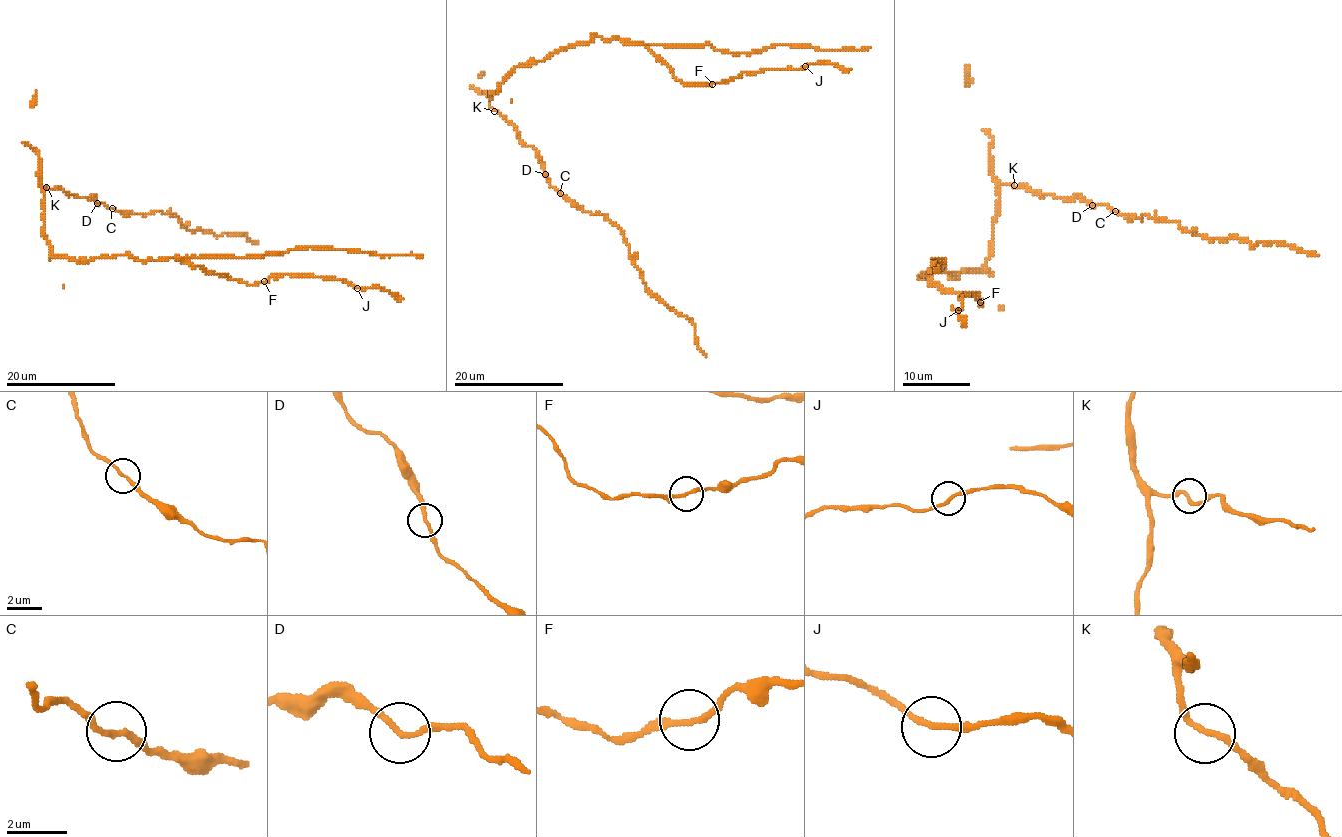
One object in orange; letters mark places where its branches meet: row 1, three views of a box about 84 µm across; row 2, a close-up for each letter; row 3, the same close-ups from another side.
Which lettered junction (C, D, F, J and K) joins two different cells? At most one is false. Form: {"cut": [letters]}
{"cut": []}

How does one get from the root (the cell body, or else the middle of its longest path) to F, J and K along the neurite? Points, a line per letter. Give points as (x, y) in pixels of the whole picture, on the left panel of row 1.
F: (45, 239), (53, 255), (72, 260), (112, 255), (178, 258), (249, 284), (264, 281)
J: (45, 239), (53, 255), (72, 260), (178, 258), (249, 284), (280, 275), (311, 275), (342, 279), (357, 288)
K: (45, 239), (42, 187), (46, 187)

